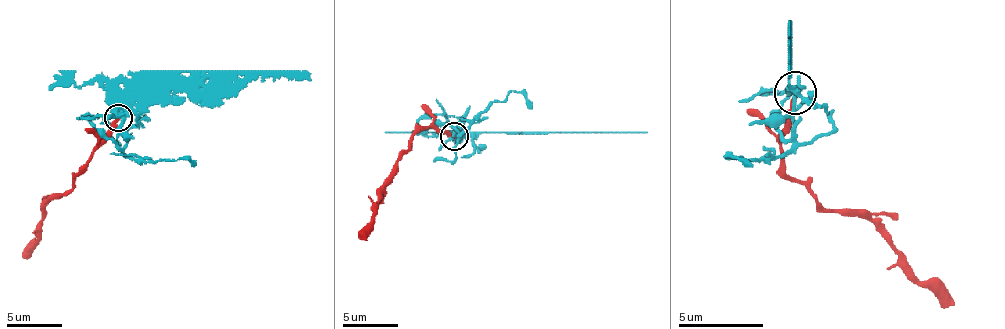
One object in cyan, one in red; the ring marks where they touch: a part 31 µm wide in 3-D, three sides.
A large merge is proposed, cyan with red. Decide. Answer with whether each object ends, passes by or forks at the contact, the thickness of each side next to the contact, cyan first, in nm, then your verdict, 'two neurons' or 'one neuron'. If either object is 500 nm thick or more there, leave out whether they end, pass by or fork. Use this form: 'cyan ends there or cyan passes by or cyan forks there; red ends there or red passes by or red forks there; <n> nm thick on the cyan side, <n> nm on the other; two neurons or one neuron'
cyan forks there; red ends there; 400 nm thick on the cyan side, 260 nm on the other; two neurons

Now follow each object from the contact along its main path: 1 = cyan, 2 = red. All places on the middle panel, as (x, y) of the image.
1: (455, 135), (646, 133)
2: (455, 135), (422, 127), (383, 185), (377, 213), (366, 241)

